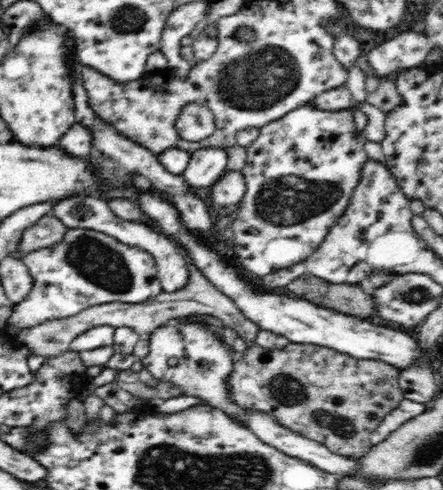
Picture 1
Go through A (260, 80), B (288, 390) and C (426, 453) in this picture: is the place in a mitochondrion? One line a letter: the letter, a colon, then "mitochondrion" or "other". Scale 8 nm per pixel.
A: mitochondrion
B: mitochondrion
C: mitochondrion

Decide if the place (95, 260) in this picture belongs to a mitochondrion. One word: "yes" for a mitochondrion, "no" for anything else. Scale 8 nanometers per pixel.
yes

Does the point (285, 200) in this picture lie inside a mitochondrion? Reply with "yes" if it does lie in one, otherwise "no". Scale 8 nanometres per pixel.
yes

